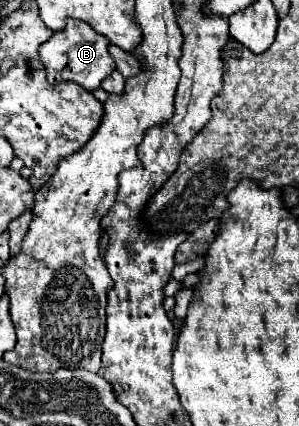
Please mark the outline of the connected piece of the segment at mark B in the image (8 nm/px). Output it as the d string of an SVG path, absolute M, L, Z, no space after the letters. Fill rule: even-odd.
M69 19L67 27L63 31L53 33L53 37L41 45L39 53L41 53L41 61L45 65L49 83L55 85L61 81L73 81L73 83L85 87L87 91L93 91L101 85L101 81L105 77L109 77L109 73L115 71L115 61L107 49L109 49L107 37L101 37L99 33L95 33L83 21Z

